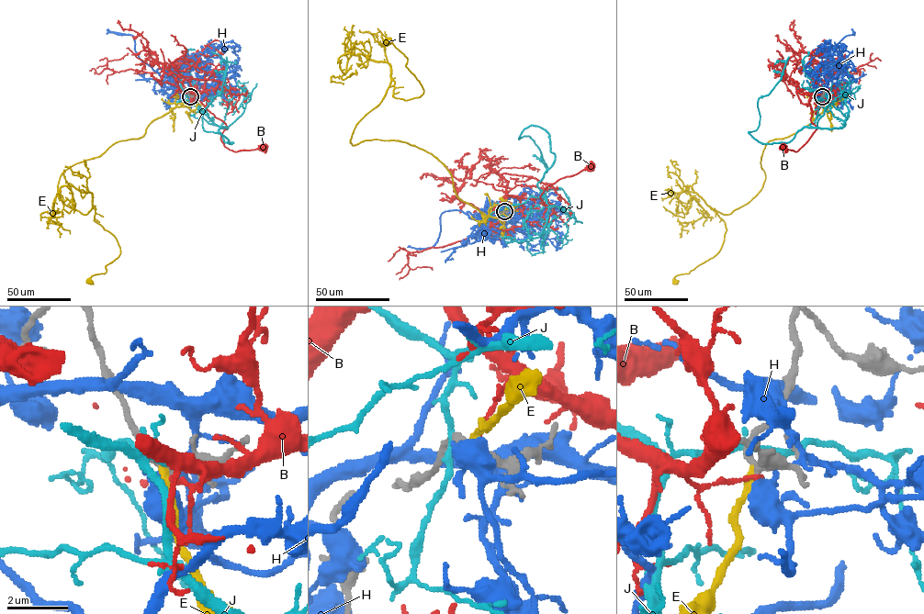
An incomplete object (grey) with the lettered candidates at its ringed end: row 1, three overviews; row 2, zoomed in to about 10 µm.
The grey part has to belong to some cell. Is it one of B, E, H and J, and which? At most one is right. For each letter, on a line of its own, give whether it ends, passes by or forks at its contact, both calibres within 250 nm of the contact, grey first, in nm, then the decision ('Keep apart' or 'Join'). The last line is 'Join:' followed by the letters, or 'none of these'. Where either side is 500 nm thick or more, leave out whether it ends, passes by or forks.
B: It ends there. Thickness 220 nm (grey) against 110 nm. Keep apart
E: It ends there. Thickness 240 nm (grey) against 280 nm. Join
H: Thickness 220 nm (grey) against 650 nm. Keep apart
J: It passes by. Thickness 200 nm (grey) against 190 nm. Keep apart
Join: E

